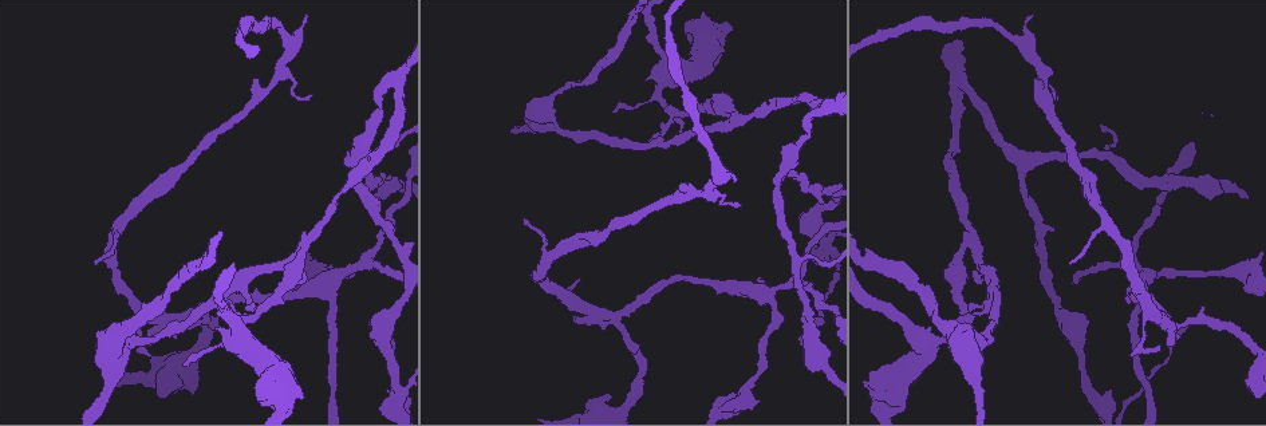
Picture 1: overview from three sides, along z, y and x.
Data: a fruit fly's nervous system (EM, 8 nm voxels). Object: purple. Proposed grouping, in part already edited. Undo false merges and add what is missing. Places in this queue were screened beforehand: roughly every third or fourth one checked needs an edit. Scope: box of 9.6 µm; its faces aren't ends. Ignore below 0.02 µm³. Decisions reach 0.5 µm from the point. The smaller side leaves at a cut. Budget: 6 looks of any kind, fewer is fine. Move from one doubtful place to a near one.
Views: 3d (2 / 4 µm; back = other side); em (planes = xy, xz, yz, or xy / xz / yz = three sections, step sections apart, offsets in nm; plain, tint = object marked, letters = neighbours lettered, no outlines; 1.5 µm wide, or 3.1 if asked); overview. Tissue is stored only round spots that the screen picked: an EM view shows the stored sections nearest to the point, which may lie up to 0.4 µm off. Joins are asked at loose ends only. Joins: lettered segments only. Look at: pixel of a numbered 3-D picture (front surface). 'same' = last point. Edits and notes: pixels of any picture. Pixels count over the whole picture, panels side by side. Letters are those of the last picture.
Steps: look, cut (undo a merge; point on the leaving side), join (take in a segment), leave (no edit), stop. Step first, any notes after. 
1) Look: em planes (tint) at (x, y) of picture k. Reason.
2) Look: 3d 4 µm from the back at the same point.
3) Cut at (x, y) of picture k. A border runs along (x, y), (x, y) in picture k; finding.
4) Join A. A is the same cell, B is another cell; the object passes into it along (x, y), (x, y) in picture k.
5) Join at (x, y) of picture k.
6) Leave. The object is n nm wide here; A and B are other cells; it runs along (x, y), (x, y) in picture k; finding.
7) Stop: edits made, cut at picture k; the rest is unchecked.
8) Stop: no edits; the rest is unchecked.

Look: em xy step 4 (tint) at (654, 141) of picture 1. Sharp bend.

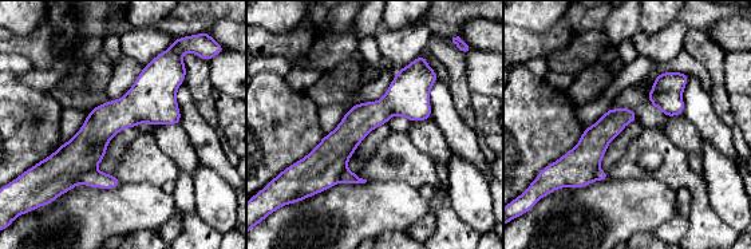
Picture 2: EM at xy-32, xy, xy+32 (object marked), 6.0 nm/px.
Look: em yz step 8 (tint) at the same point. Cut it another way.

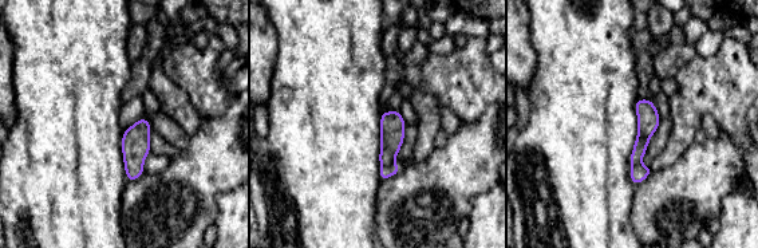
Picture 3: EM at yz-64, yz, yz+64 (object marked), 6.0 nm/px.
Look: em yz step 8 (letters) at the same point. What lies round it.

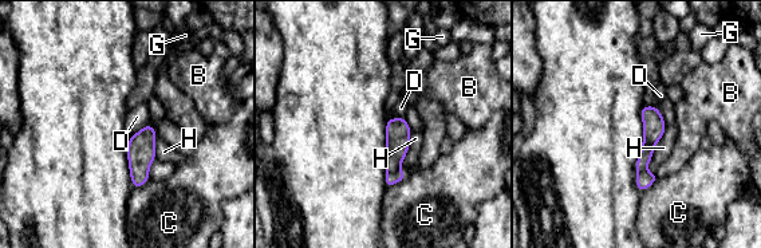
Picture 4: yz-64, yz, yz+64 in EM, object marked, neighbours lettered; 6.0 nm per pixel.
Cut at (398, 133) of picture 4. The longest contact is with H, 320 nm; B, C, D, G and H are other cells; the part that leaves runs along (653, 109), (653, 133), (639, 166) in picture 4; two neurons meet here.

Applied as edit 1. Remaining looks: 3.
Look: 3d 2 µm at (94, 264) of picture 1. Branch stops here.

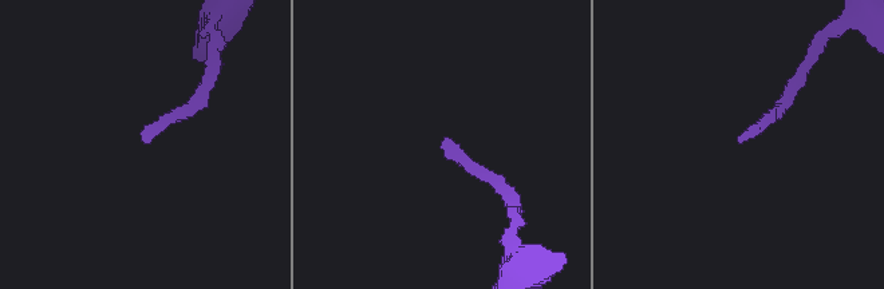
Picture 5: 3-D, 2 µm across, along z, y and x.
Look: em xz step 4 (letters) at (451, 140) of picture 5. Now the EM.

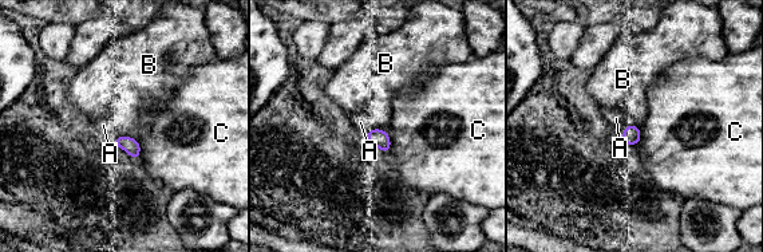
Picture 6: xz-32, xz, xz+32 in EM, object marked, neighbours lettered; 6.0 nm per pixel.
Look: em planes (letters) at the same point. Another direction.

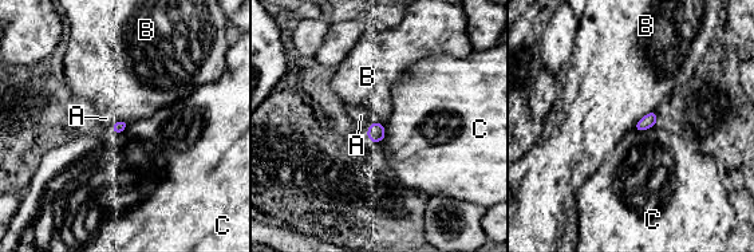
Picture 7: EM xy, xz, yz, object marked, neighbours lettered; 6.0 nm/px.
Join A. A is the same cell, B and C are other cells; the neuron continues.

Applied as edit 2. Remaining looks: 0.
Stop: edits made, cut at picture 4, join at picture 7; the rest is unchecked.

